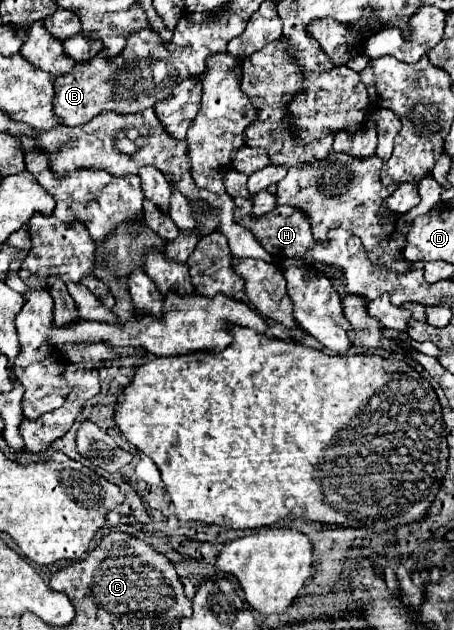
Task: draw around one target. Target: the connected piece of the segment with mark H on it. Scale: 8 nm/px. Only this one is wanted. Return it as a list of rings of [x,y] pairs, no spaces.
[[[228,170],[224,176],[224,186],[226,186],[228,194],[232,194],[232,198],[236,200],[236,222],[244,224],[244,228],[248,228],[256,236],[256,240],[260,240],[262,248],[266,248],[272,256],[276,256],[276,260],[304,258],[304,254],[314,246],[308,216],[304,216],[304,212],[294,206],[276,206],[272,212],[268,212],[264,216],[254,216],[252,214],[254,194],[248,194],[246,182],[248,182],[248,176],[244,172]]]

